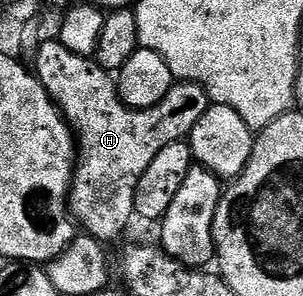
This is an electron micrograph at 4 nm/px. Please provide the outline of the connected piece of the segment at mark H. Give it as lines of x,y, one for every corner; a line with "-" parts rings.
58,40
43,42
39,51
35,54
35,66
33,73
39,82
49,92
49,96
55,101
55,106
66,118
74,137
77,139
78,154
77,165
71,180
71,193
69,195
69,209
74,221
80,227
83,226
88,235
98,238
104,244
110,244
114,238
123,234
123,229
130,224
135,213
135,189
145,176
145,168
153,164
153,156
161,152
174,142
182,142
190,135
191,130
205,116
209,99
204,90
195,82
176,81
170,92
157,104
148,110
133,110
119,99
119,88
116,79
106,70
102,70
91,58
77,56
77,52
69,52
65,44

